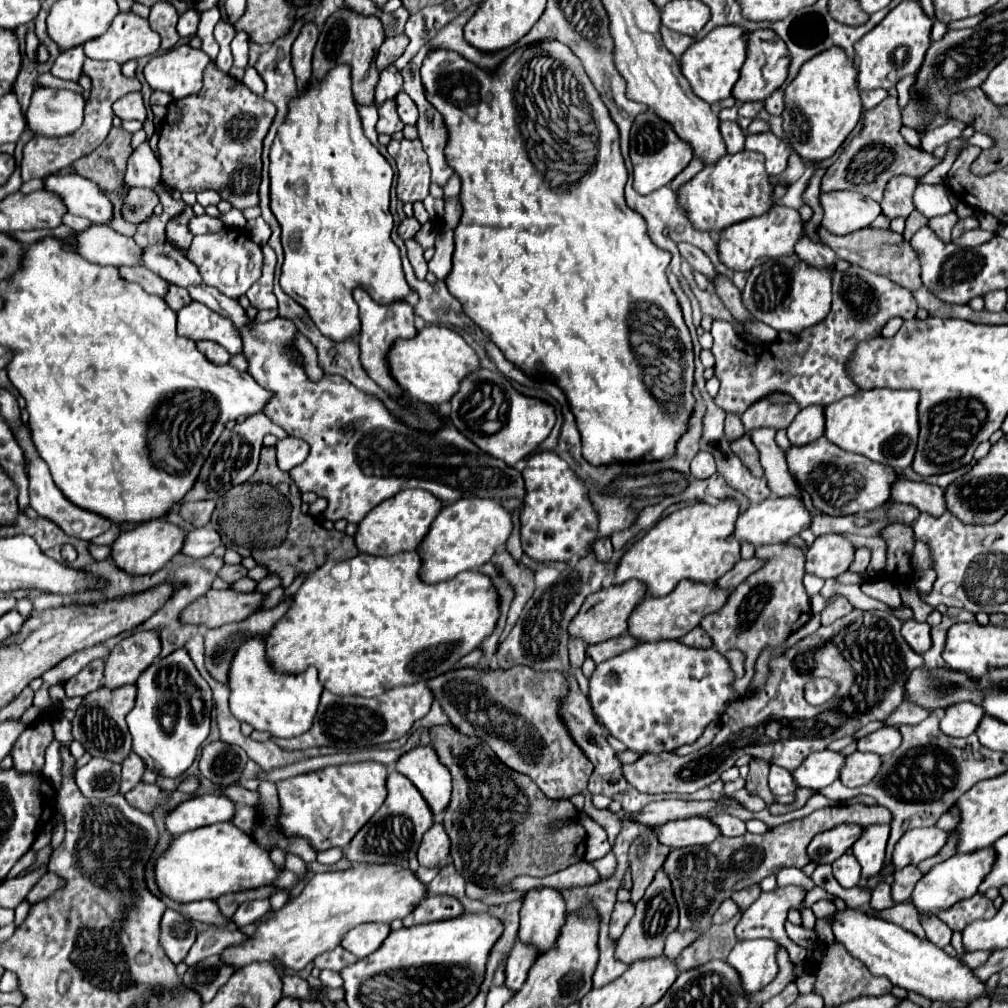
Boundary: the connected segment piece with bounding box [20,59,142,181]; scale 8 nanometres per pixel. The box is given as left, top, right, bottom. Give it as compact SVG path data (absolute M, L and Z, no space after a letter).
M84 61L84 73L92 77L92 93L90 93L90 101L86 101L86 111L84 111L84 123L80 129L76 129L74 133L66 135L66 137L56 137L56 139L46 139L46 137L34 137L26 147L24 147L24 159L20 165L20 173L22 173L22 181L30 181L34 177L46 179L48 175L56 173L58 169L64 169L68 165L72 165L76 159L90 155L108 135L110 127L112 127L112 103L118 101L122 95L130 93L130 91L138 91L142 85L136 77L128 79L122 75L120 65L116 61Z

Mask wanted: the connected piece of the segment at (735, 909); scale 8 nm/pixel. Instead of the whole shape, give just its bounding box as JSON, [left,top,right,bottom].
[714,899,740,923]

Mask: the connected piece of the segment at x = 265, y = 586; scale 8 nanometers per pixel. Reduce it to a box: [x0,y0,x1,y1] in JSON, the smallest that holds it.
[255,575,281,593]

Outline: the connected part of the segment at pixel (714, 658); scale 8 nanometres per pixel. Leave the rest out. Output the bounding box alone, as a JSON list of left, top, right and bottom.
[590,639,740,755]

